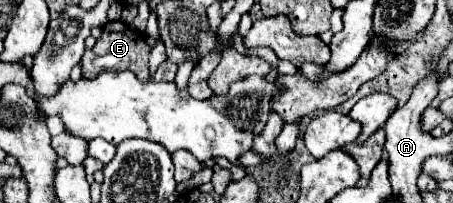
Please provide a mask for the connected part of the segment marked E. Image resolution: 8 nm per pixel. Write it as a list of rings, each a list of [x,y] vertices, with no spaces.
[[[108,22],[106,28],[102,28],[102,36],[96,40],[96,46],[86,50],[82,56],[82,62],[80,62],[82,76],[96,78],[98,74],[108,72],[108,70],[130,70],[140,80],[146,80],[148,78],[148,56],[150,56],[150,48],[140,32],[132,30],[124,22]]]

